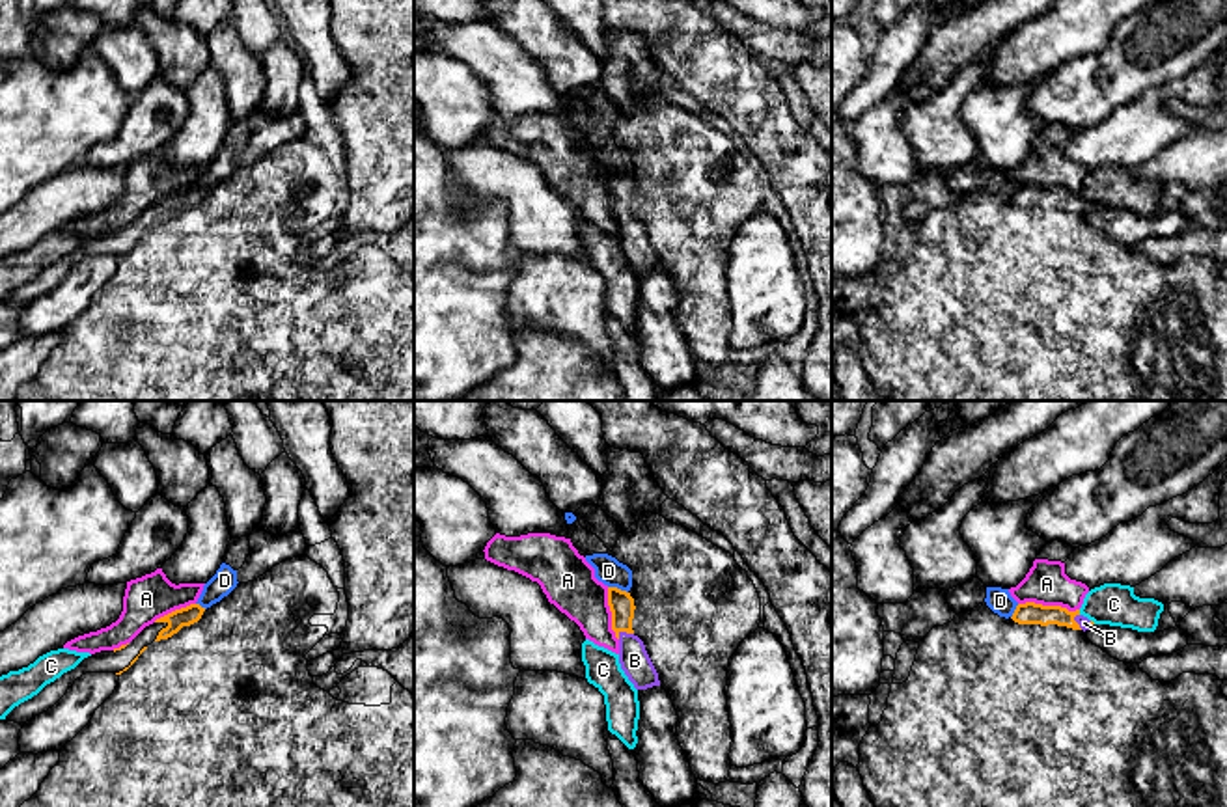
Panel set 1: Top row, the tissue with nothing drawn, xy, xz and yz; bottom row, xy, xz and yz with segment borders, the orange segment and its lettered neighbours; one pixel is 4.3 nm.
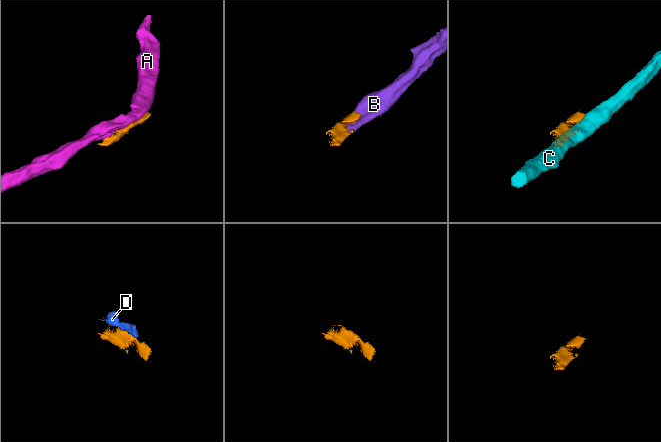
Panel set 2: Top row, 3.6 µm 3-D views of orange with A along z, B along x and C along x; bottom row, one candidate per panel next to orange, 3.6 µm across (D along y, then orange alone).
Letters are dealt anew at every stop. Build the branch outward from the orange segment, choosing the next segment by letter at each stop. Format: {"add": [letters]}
{"add": ["B"]}

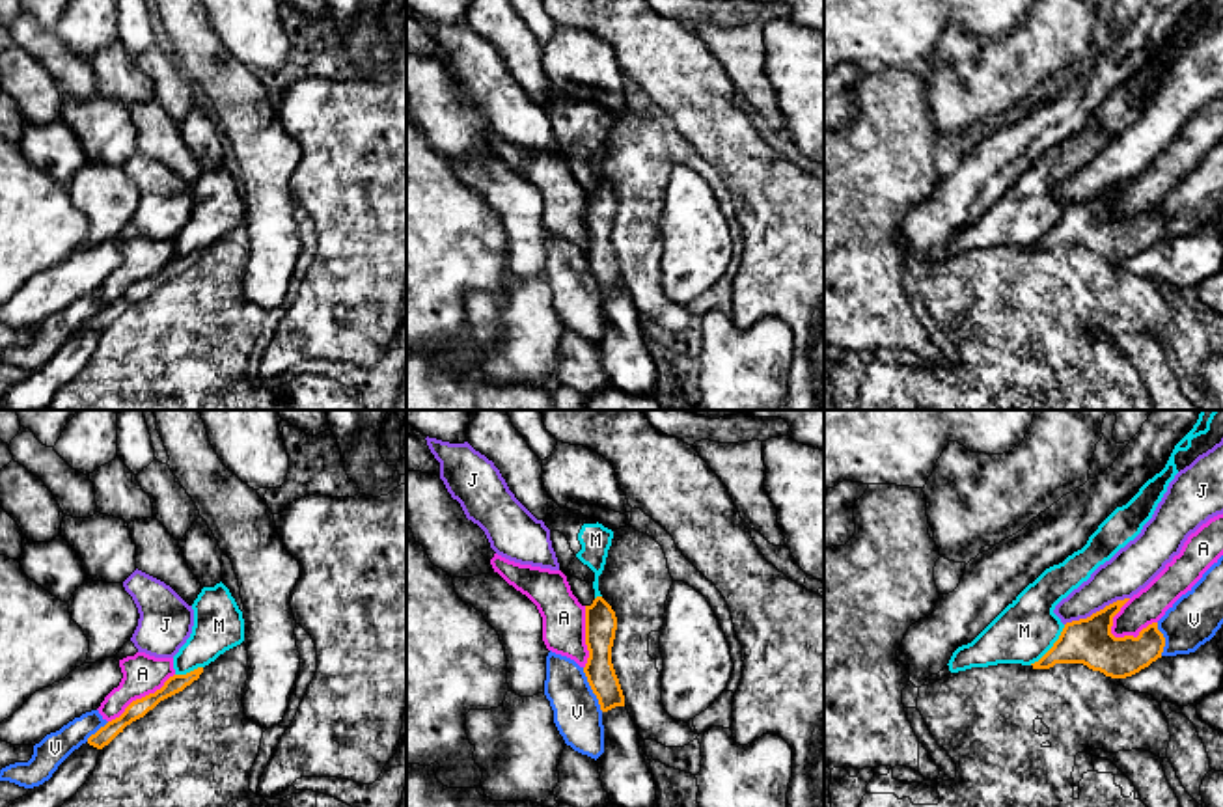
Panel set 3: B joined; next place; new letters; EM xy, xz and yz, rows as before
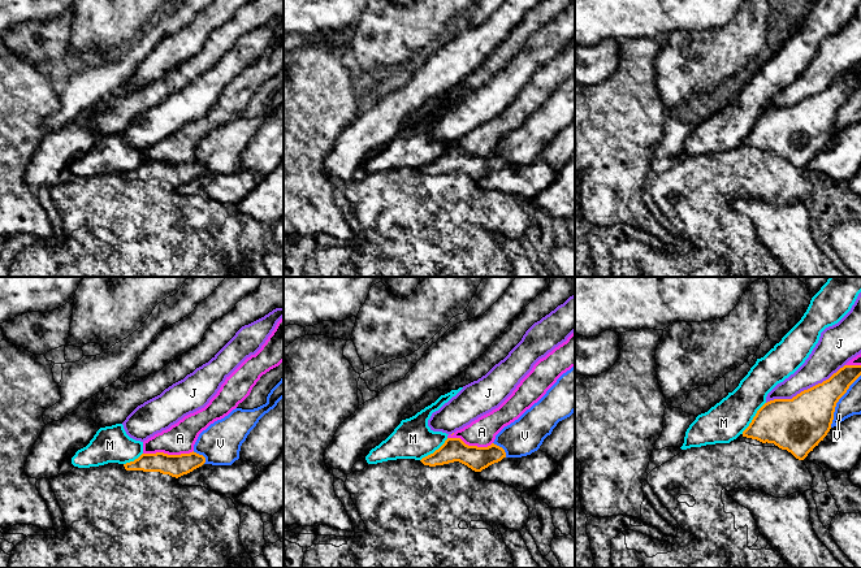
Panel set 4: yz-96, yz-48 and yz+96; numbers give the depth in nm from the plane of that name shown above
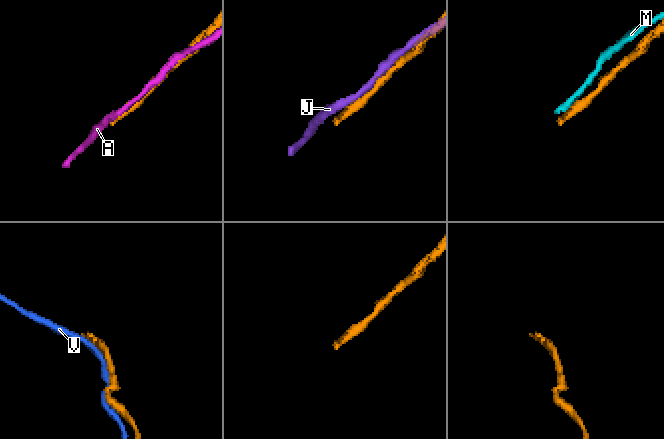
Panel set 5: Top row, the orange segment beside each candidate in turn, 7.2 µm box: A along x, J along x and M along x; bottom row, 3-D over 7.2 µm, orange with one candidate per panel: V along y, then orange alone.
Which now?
{"add": []}

